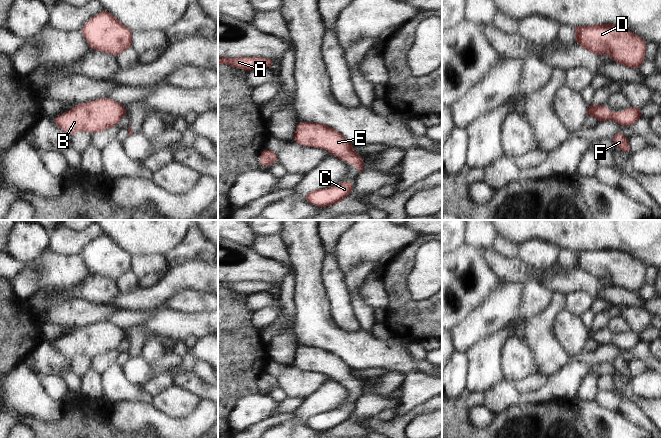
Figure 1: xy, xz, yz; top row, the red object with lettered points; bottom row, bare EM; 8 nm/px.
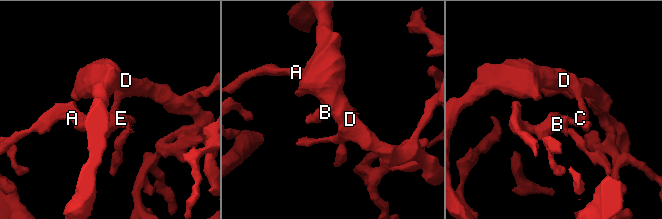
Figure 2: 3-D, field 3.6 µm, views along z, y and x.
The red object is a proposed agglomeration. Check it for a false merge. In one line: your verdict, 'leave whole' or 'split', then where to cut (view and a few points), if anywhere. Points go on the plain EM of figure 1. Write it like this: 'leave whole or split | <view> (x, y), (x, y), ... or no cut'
split | xy (124, 332), (125, 338)

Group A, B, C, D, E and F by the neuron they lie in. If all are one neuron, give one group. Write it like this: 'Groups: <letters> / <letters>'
Groups: A B C D E / F

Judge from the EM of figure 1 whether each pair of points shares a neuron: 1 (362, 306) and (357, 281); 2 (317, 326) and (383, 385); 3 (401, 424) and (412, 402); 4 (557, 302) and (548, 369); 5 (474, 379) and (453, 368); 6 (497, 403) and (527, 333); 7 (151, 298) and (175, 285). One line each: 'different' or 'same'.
1: same
2: different
3: different
4: same
5: different
6: different
7: same

